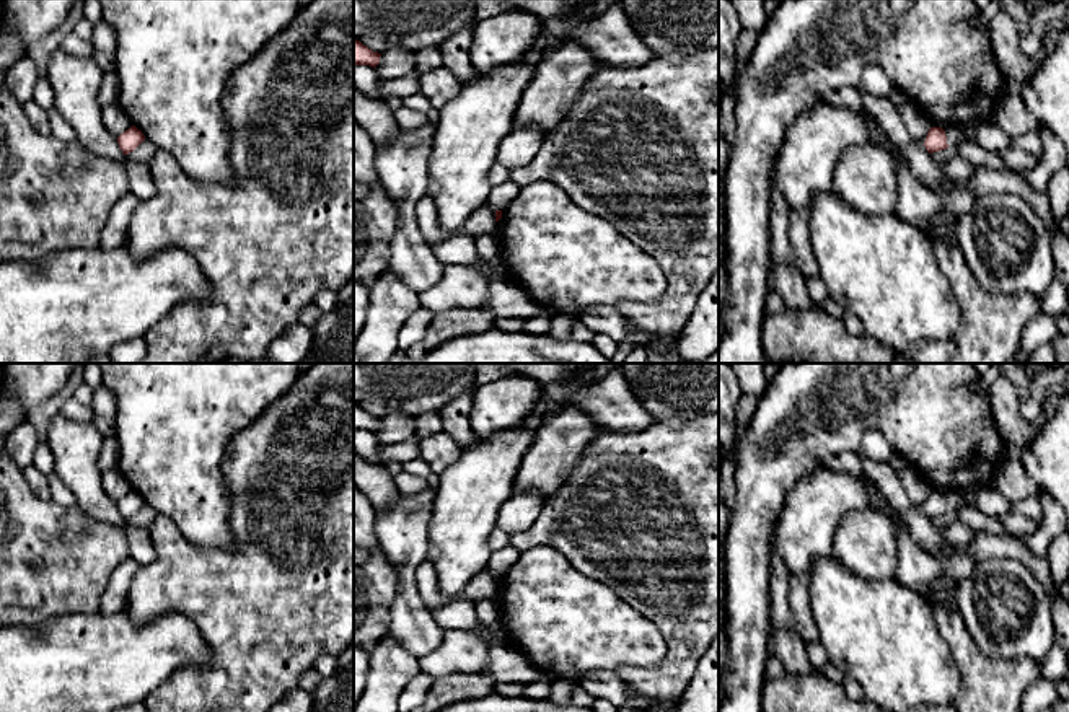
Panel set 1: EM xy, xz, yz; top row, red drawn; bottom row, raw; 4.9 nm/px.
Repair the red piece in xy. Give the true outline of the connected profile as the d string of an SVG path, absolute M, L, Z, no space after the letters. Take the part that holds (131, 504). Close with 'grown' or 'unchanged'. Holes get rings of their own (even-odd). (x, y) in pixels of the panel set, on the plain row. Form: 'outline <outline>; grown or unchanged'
outline M132 490L117 502L119 513L122 515L124 520L134 516L143 505L145 500L135 490Z; unchanged

